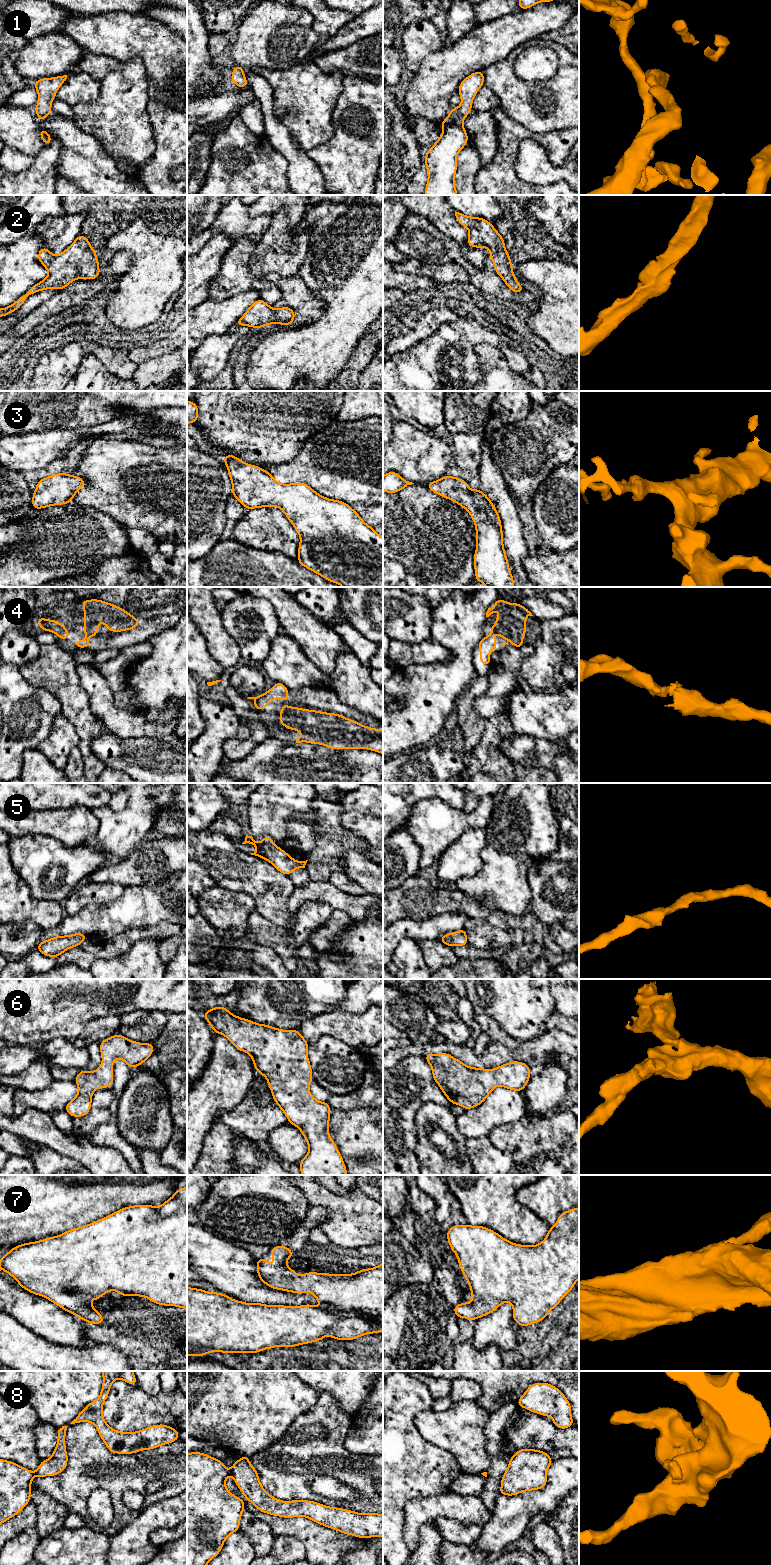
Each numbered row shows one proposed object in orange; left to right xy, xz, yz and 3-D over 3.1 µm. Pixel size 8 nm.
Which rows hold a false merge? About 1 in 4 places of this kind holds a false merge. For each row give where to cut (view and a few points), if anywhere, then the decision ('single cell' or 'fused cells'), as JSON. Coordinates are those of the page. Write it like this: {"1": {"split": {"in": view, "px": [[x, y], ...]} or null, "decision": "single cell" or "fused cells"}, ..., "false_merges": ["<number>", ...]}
{"1": {"split": null, "decision": "single cell"}, "2": {"split": null, "decision": "single cell"}, "3": {"split": null, "decision": "single cell"}, "4": {"split": null, "decision": "single cell"}, "5": {"split": null, "decision": "single cell"}, "6": {"split": null, "decision": "single cell"}, "7": {"split": null, "decision": "single cell"}, "8": {"split": {"in": "xy", "px": [[34, 1472], [35, 1475]]}, "decision": "fused cells"}, "false_merges": ["8"]}

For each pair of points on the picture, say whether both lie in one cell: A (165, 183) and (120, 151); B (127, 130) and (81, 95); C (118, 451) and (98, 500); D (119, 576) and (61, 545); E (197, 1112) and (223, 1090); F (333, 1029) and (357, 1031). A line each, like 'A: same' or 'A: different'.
A: different
B: different
C: same
D: different
E: same
F: same

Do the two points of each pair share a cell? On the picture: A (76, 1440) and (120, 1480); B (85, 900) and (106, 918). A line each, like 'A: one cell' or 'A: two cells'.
A: one cell
B: two cells

